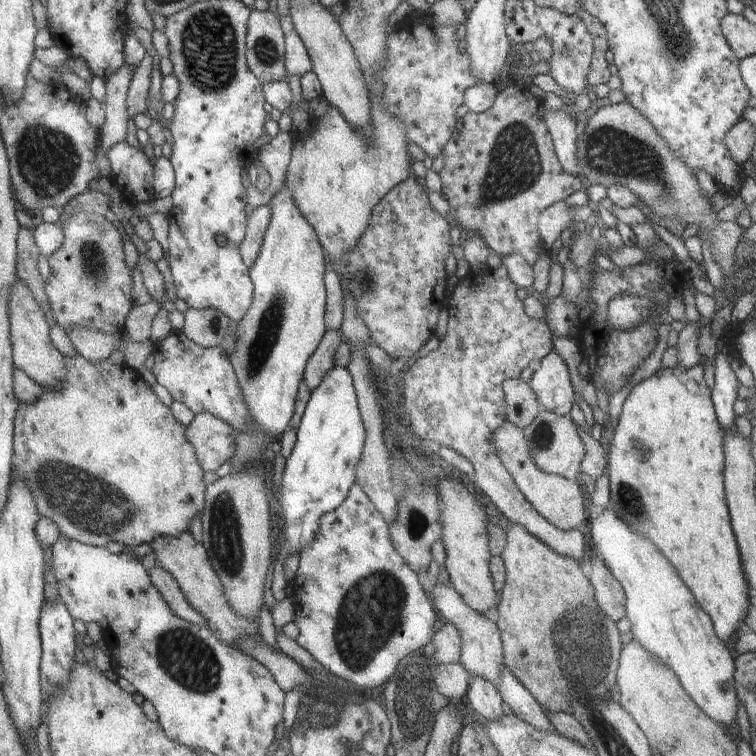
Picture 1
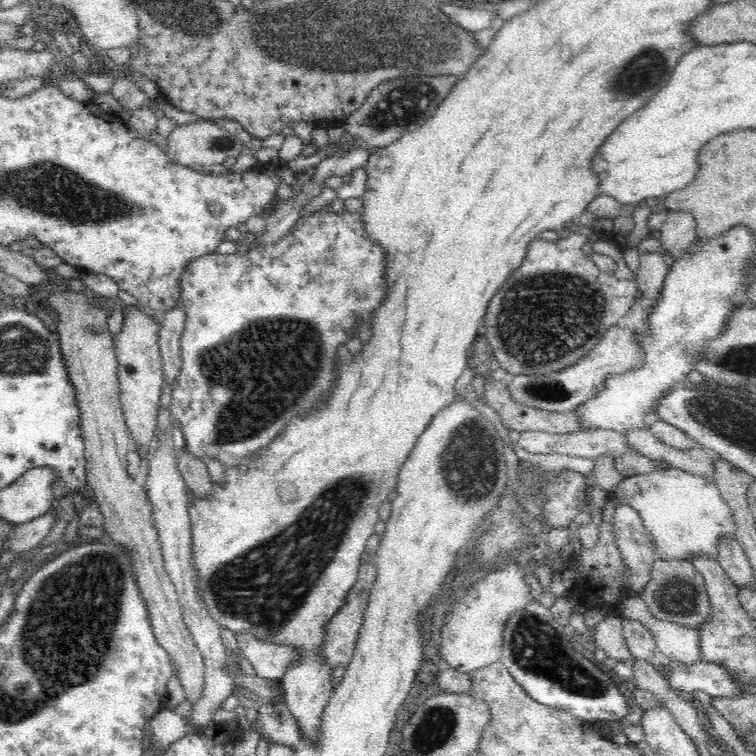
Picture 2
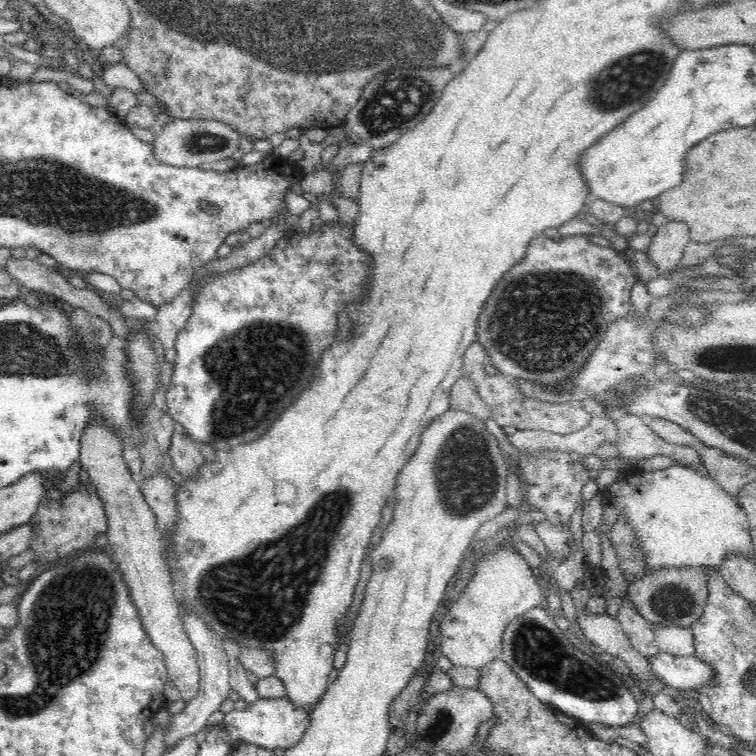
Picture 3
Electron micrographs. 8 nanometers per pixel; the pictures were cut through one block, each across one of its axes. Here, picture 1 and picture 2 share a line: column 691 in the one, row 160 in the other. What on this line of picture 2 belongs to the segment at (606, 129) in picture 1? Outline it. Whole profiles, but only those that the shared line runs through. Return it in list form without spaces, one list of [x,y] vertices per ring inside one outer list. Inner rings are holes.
[[[199,120],[190,124],[179,125],[173,128],[167,140],[165,156],[170,162],[185,167],[199,164],[207,167],[213,164],[222,164],[228,156],[238,157],[245,152],[239,134],[232,134],[226,129],[221,128],[214,120]]]

